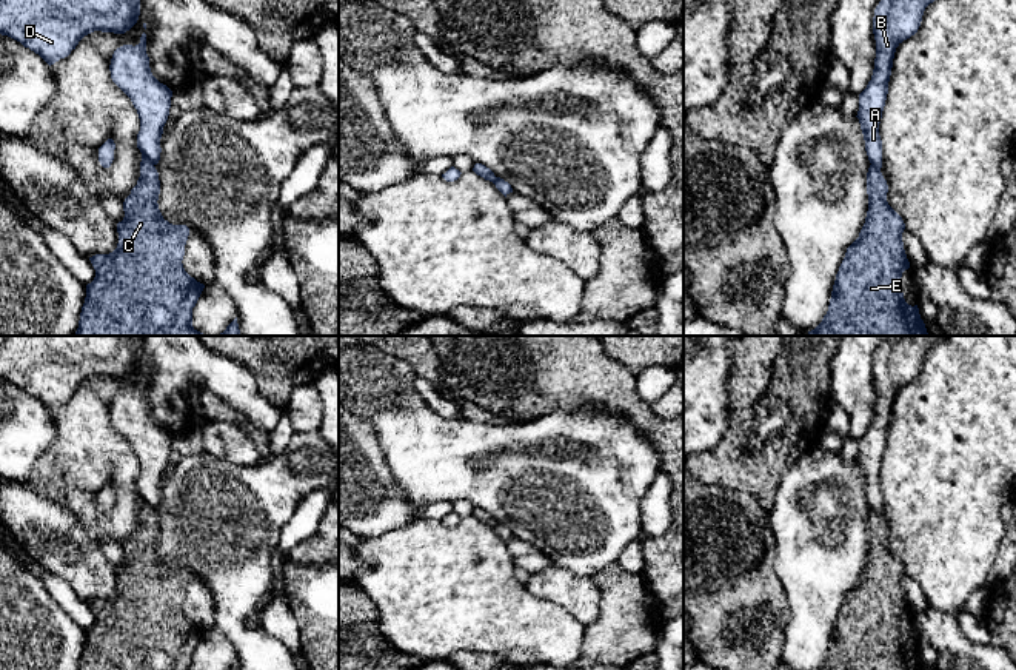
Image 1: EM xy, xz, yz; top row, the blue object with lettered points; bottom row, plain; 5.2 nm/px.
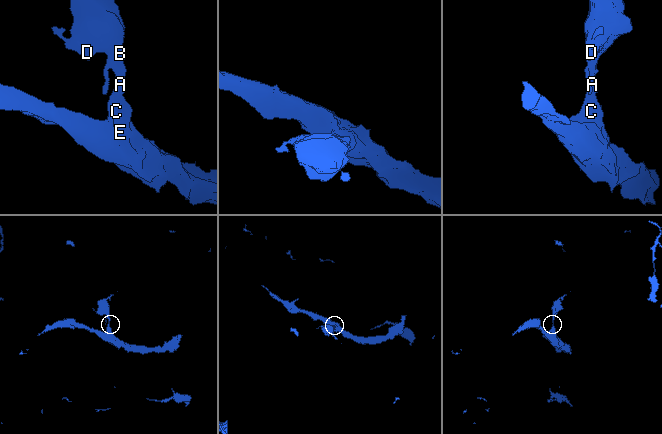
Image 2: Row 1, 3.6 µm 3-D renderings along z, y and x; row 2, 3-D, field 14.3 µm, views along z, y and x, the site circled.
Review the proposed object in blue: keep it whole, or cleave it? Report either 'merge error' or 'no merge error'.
merge error

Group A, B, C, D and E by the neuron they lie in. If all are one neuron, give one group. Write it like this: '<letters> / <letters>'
A B D / C E

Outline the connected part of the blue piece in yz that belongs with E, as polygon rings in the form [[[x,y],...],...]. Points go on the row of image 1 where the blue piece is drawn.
[[[881,169],[867,173],[868,211],[859,237],[847,248],[836,274],[828,311],[807,336],[928,336],[917,305],[905,302],[901,277],[910,268],[902,217],[887,202],[888,185]]]

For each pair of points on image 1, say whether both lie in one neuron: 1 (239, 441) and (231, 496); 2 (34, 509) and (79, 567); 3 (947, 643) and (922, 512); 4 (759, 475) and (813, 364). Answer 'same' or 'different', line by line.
1: different
2: same
3: different
4: same

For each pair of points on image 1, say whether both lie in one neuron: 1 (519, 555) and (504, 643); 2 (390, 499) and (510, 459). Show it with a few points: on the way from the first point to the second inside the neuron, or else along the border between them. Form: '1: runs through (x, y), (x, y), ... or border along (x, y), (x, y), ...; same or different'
1: border along (505, 542), (516, 566); different
2: border along (387, 462), (397, 489), (419, 507); different

